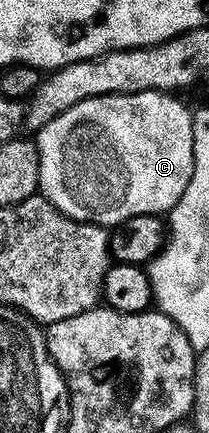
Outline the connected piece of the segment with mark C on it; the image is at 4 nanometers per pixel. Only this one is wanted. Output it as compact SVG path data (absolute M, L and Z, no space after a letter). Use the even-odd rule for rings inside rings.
M143 91L142 93L115 93L108 97L92 97L80 100L62 115L51 119L41 129L36 130L35 140L39 151L39 183L40 194L48 198L61 213L74 217L77 221L88 221L94 225L112 227L125 221L128 217L155 213L168 214L169 210L179 203L179 195L187 191L187 183L191 179L193 170L193 140L191 139L191 119L193 118L190 106L180 101L180 96L173 93L160 93L159 91Z

